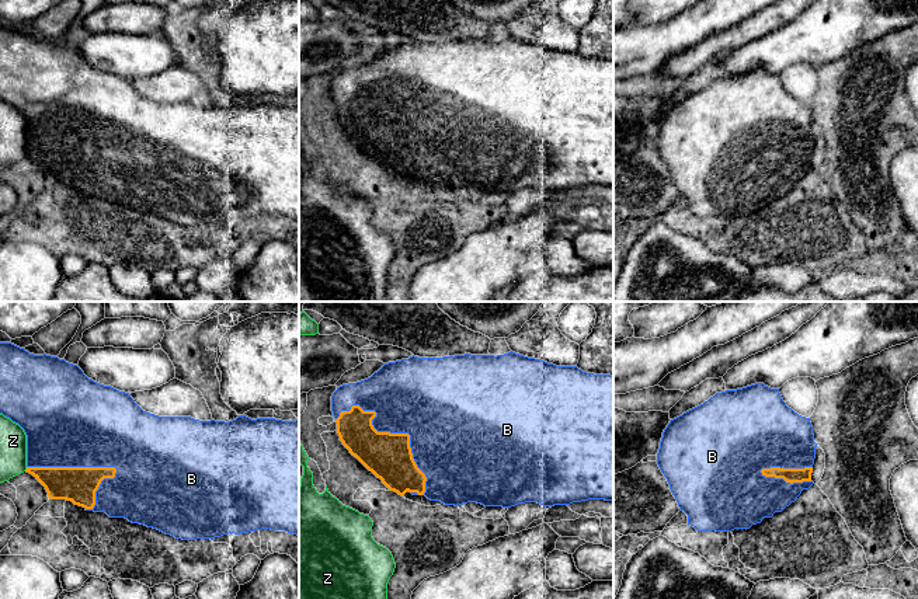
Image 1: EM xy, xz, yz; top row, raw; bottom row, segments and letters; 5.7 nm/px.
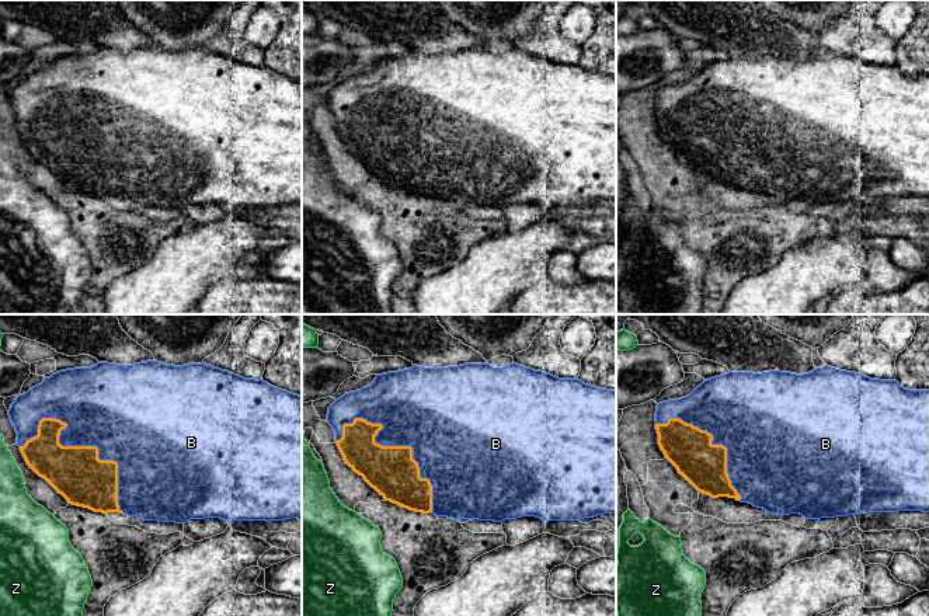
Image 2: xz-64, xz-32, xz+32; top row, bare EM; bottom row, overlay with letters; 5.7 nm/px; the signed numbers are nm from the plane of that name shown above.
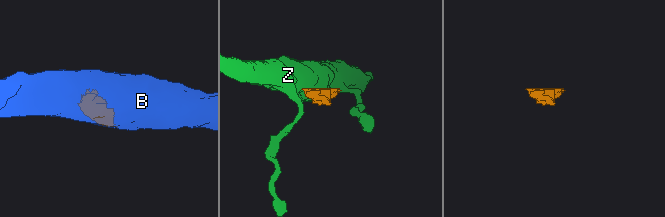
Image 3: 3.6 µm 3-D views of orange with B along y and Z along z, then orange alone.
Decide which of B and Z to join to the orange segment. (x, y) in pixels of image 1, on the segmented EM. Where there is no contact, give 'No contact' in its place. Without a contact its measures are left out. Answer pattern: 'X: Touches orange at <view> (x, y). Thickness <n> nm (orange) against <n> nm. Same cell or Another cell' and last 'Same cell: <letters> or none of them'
B: Touches orange at xz (396, 434). Thickness 260 nm (orange) against 440 nm. Same cell
Z: Touches orange at xy (27, 469). Thickness 190 nm (orange) against 160 nm. Another cell
Same cell: B

